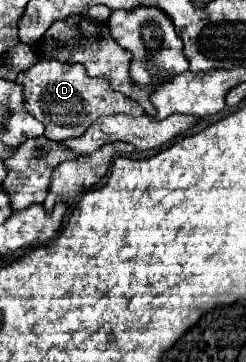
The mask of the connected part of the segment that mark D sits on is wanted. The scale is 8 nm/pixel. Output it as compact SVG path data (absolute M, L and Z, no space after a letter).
M40 58L34 64L34 68L30 68L30 72L22 72L22 76L18 76L16 82L24 86L26 110L30 110L30 114L34 114L34 118L46 126L44 136L48 140L60 142L64 138L80 136L96 118L106 114L144 114L138 102L126 98L120 92L114 92L108 80L86 76L86 68L82 68L82 64L62 64L60 60Z

